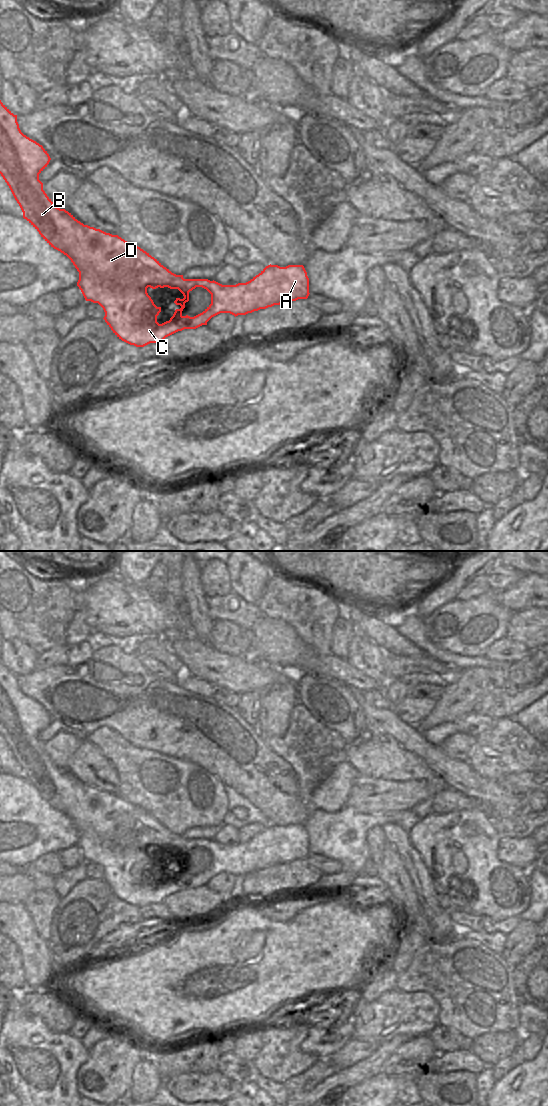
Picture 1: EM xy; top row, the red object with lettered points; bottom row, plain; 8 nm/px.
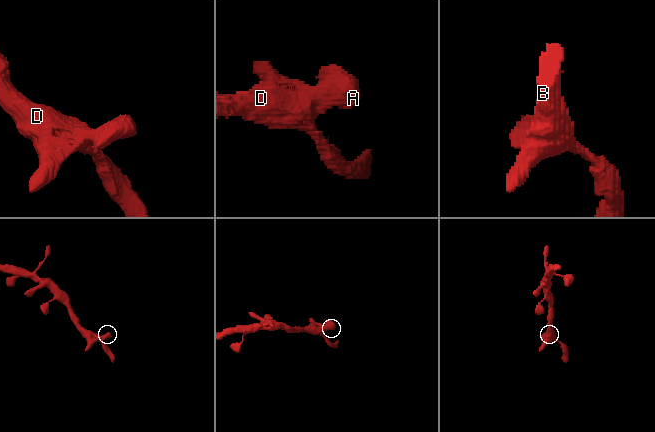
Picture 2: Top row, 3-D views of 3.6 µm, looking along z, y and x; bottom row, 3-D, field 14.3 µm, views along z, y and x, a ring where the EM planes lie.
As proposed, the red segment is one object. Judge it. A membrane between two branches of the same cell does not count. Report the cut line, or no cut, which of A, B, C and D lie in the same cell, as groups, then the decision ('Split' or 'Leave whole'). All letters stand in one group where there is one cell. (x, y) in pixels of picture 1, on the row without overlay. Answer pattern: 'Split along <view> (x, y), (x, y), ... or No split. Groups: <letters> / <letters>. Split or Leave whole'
No split. Groups: A B C D. Leave whole.

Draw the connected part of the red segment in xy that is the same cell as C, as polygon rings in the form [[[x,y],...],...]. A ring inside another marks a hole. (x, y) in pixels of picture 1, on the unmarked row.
[[[0,660],[0,734],[9,746],[15,760],[19,764],[23,778],[26,779],[41,795],[41,797],[54,809],[66,815],[77,831],[79,840],[77,846],[81,850],[86,861],[98,863],[104,870],[104,880],[113,893],[122,901],[136,907],[144,907],[150,903],[163,903],[163,900],[184,889],[196,889],[220,873],[230,873],[235,877],[246,875],[260,869],[266,869],[282,863],[290,863],[298,859],[307,859],[309,856],[309,838],[303,825],[278,825],[266,826],[258,835],[246,843],[236,845],[222,845],[208,839],[184,839],[183,835],[176,835],[164,827],[157,819],[136,805],[132,805],[119,797],[106,793],[100,789],[84,785],[65,769],[56,767],[43,750],[43,743],[39,740],[39,734],[47,727],[51,718],[42,705],[24,695],[14,675]],[[168,847],[178,849],[184,856],[176,858],[174,863],[180,865],[169,881],[162,884],[157,882],[157,876],[161,867],[157,867],[147,853],[147,848]],[[196,847],[202,847],[211,854],[211,864],[200,874],[190,877],[183,876],[185,863],[189,861],[189,852]]]

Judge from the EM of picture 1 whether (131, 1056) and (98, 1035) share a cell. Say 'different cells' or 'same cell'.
different cells

